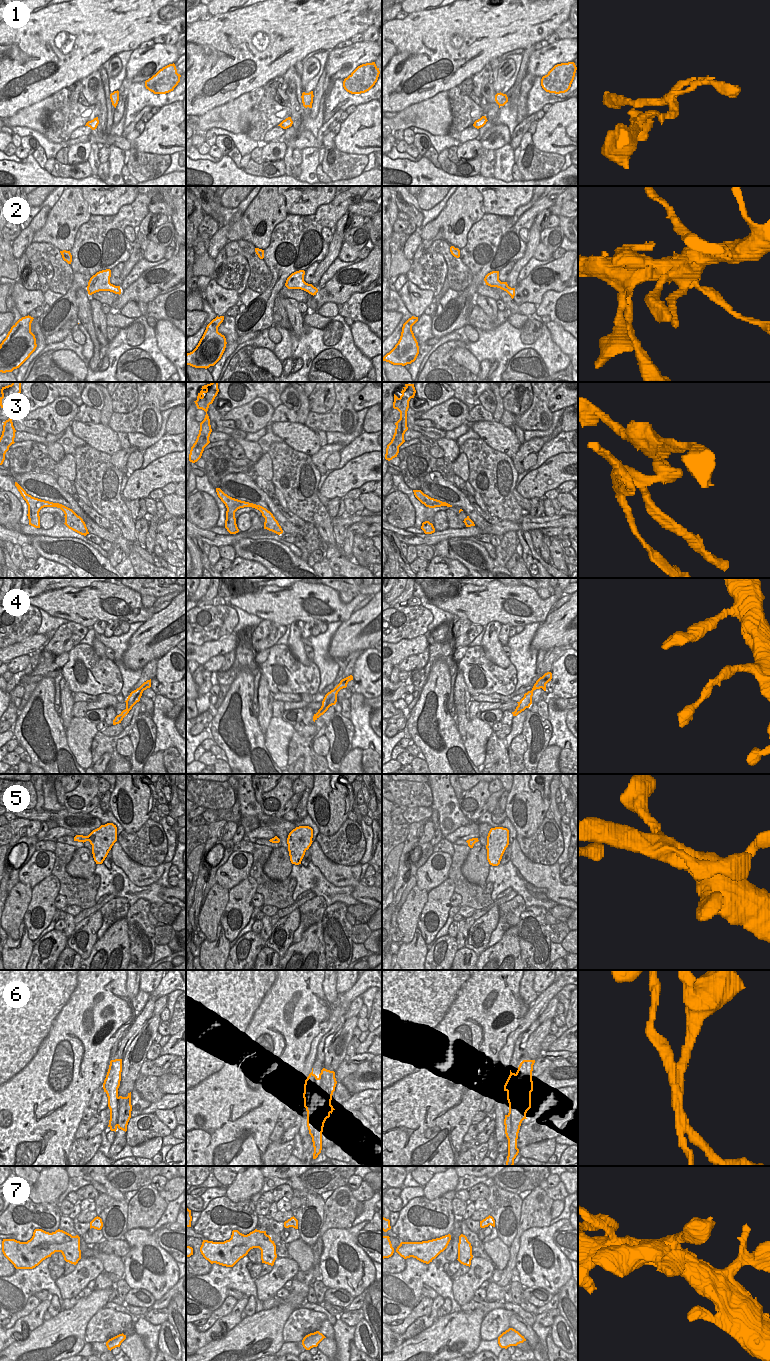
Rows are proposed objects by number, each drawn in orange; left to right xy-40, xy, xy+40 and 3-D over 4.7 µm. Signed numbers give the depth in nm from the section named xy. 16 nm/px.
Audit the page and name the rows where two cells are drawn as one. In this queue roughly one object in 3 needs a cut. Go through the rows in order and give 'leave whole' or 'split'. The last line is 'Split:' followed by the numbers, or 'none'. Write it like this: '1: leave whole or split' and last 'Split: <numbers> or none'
1: split
2: leave whole
3: split
4: leave whole
5: leave whole
6: split
7: leave whole
Split: 1, 3, 6

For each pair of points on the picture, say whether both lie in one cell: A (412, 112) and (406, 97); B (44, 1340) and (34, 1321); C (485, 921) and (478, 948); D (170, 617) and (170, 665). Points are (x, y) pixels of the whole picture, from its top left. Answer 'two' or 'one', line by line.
A: two
B: two
C: one
D: two

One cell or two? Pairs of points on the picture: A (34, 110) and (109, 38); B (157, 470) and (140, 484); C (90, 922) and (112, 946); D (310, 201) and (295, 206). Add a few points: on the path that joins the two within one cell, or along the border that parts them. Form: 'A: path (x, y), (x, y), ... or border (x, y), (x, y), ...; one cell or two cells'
A: border (51, 95), (28, 107); two cells
B: path (153, 472), (144, 481); one cell
C: border (97, 938), (90, 955), (86, 959); two cells
D: path (306, 202), (299, 203); one cell

